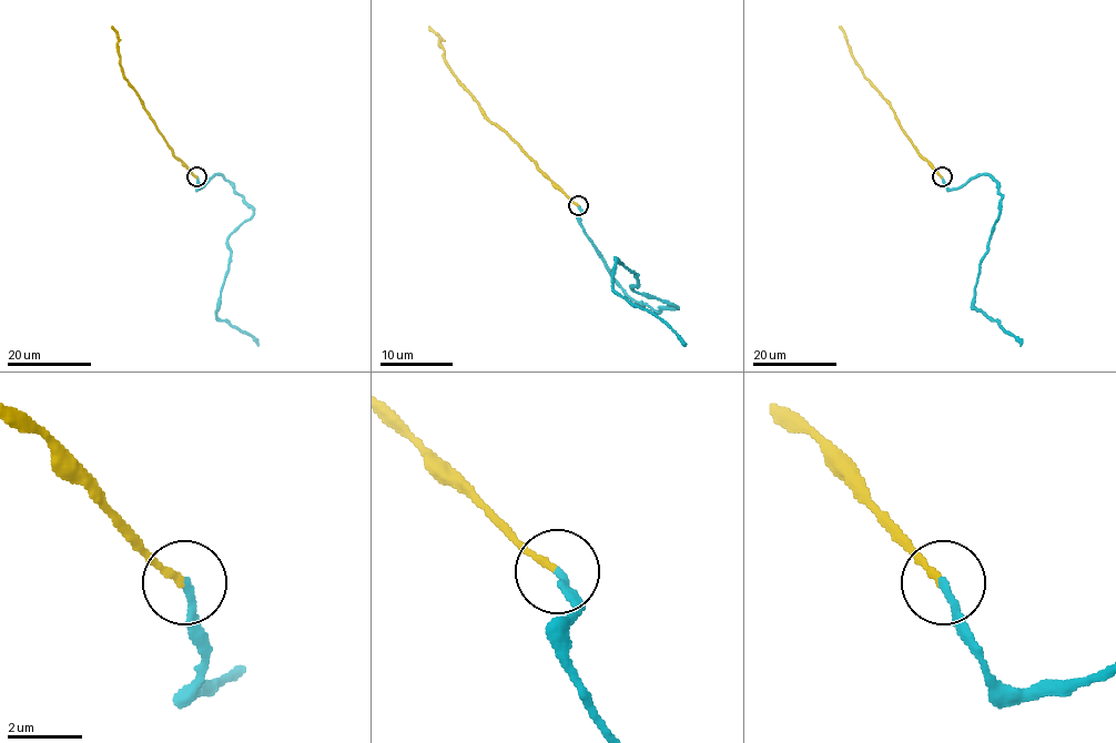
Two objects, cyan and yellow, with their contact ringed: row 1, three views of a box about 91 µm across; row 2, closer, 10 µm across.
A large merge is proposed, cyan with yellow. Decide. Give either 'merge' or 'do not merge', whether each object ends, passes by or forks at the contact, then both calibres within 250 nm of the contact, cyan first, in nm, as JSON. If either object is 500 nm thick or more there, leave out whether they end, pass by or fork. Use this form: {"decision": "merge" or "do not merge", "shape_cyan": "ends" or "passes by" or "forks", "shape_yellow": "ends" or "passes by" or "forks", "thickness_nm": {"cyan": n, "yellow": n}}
{"decision": "merge", "shape_cyan": "ends", "shape_yellow": "ends", "thickness_nm": {"cyan": 200, "yellow": 180}}

